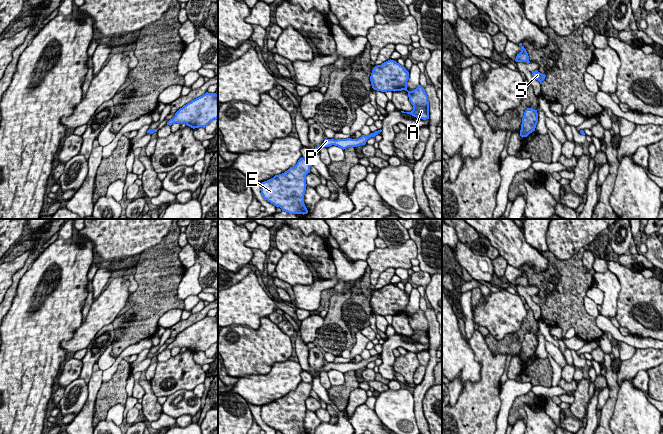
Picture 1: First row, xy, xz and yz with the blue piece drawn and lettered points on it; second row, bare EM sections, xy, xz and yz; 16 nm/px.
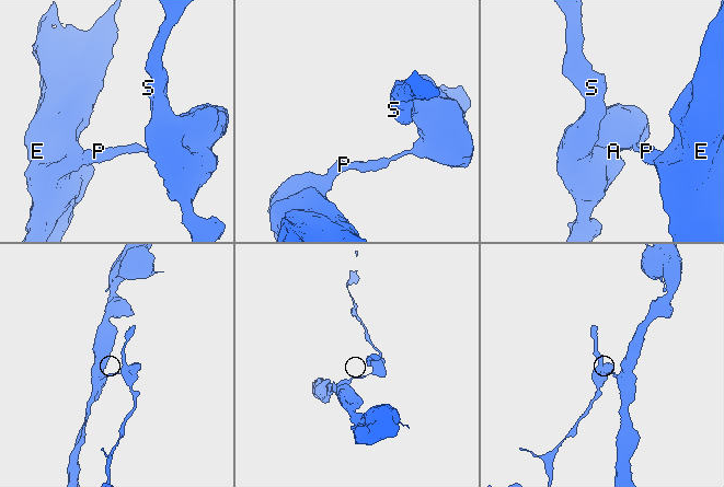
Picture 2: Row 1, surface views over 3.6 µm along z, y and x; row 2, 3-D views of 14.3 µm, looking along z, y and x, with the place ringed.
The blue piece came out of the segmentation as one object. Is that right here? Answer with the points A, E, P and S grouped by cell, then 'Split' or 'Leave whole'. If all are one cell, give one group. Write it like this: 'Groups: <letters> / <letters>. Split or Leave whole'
Groups: A S / E P. Split

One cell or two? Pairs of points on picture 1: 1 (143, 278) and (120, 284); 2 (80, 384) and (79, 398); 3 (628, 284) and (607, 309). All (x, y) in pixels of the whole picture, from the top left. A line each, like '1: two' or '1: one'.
1: two
2: one
3: two

